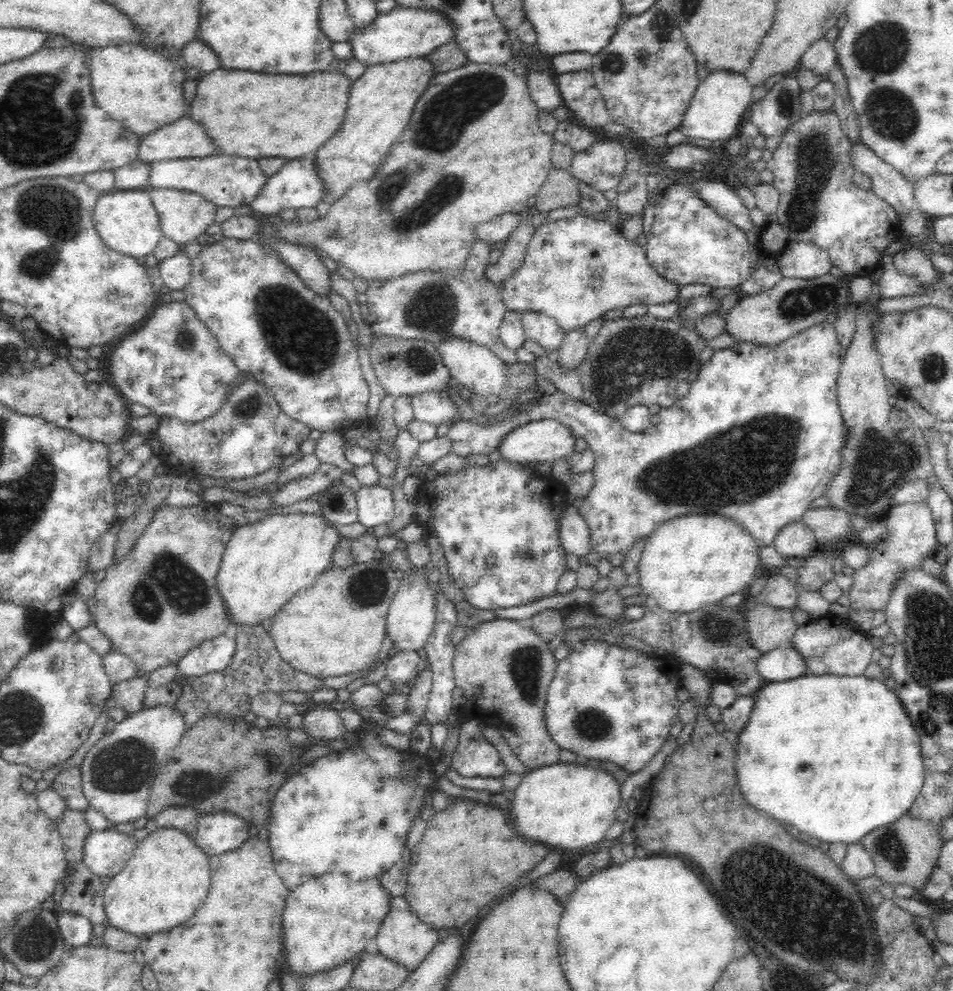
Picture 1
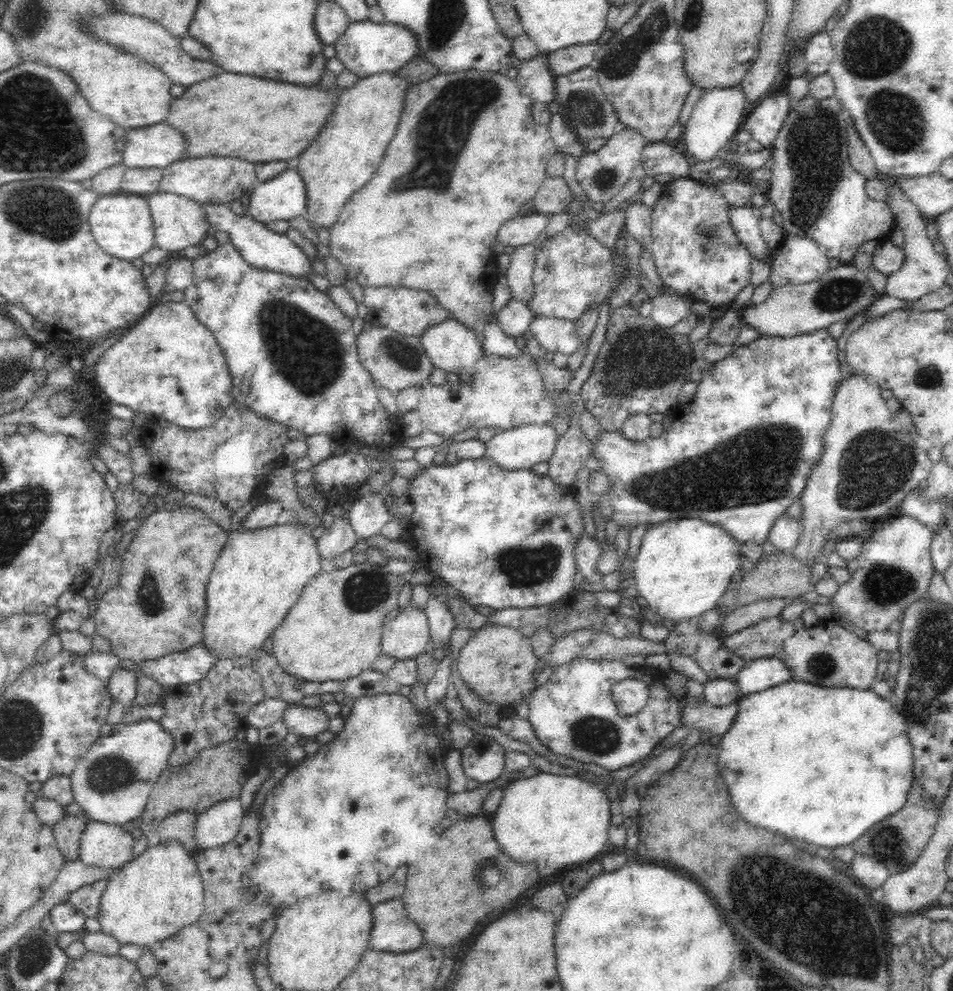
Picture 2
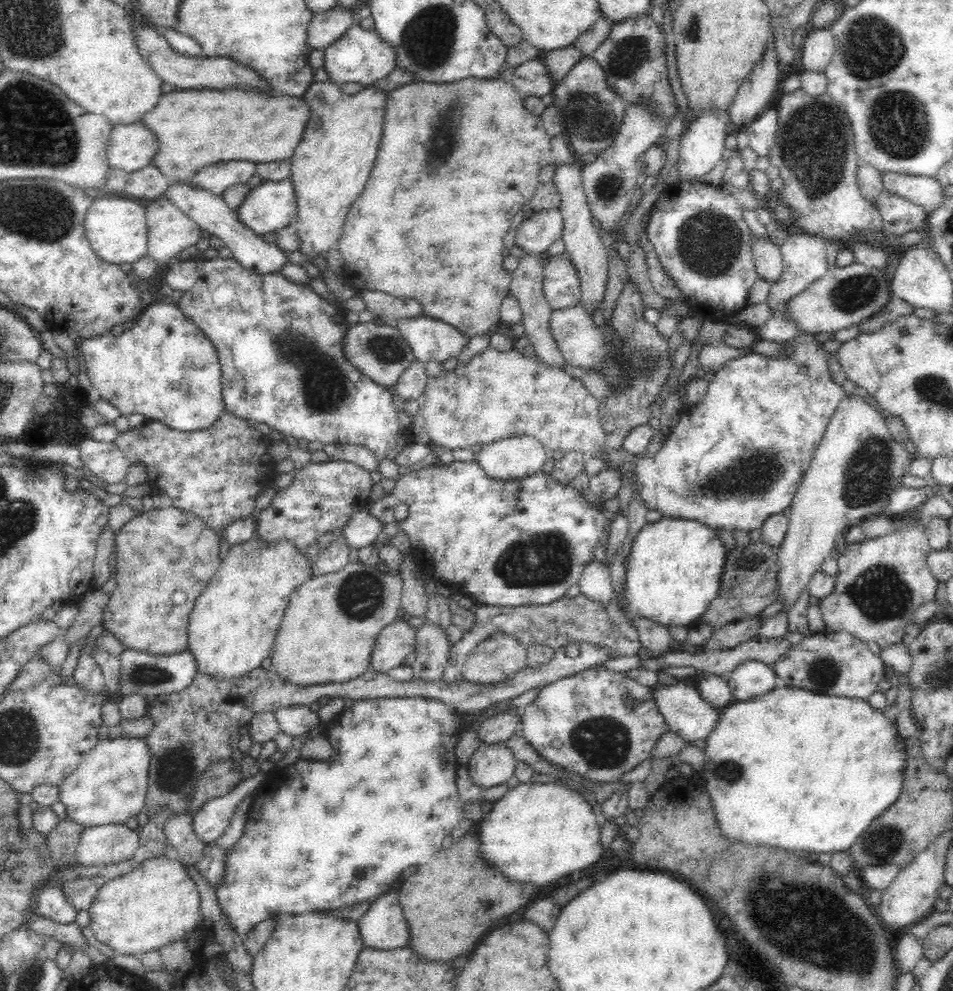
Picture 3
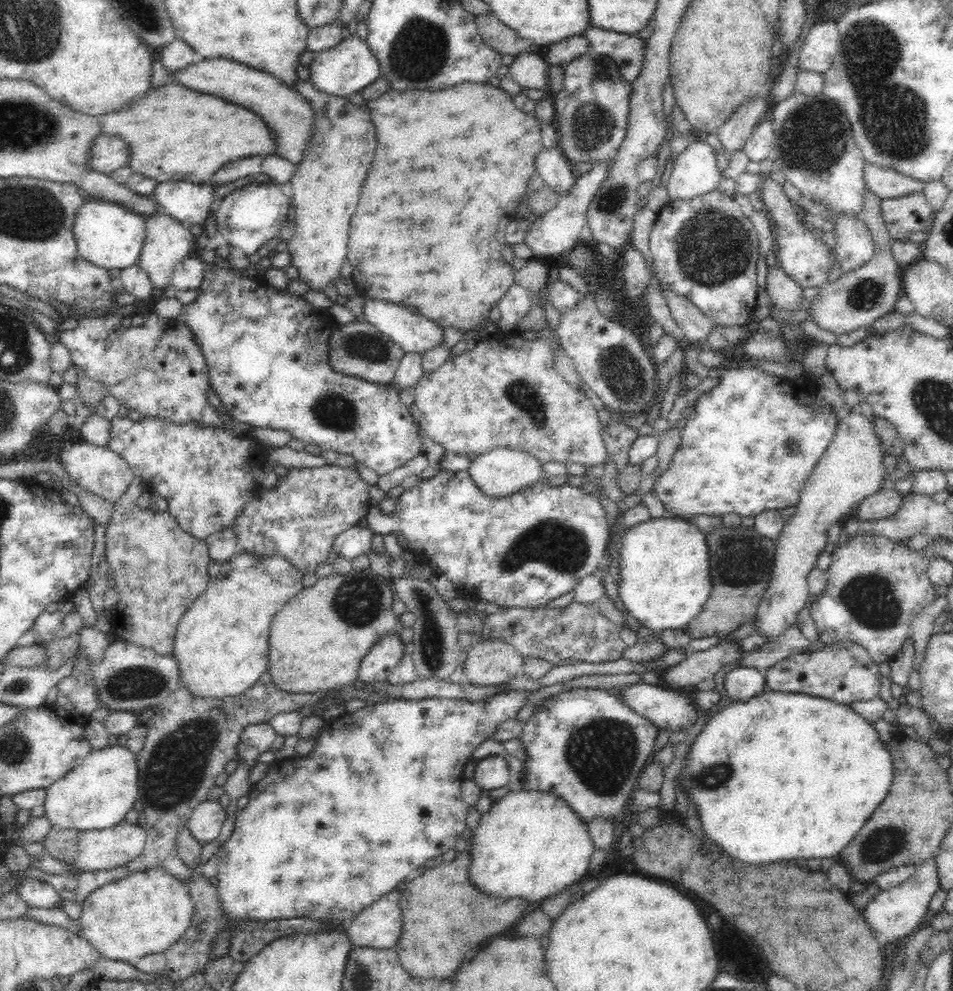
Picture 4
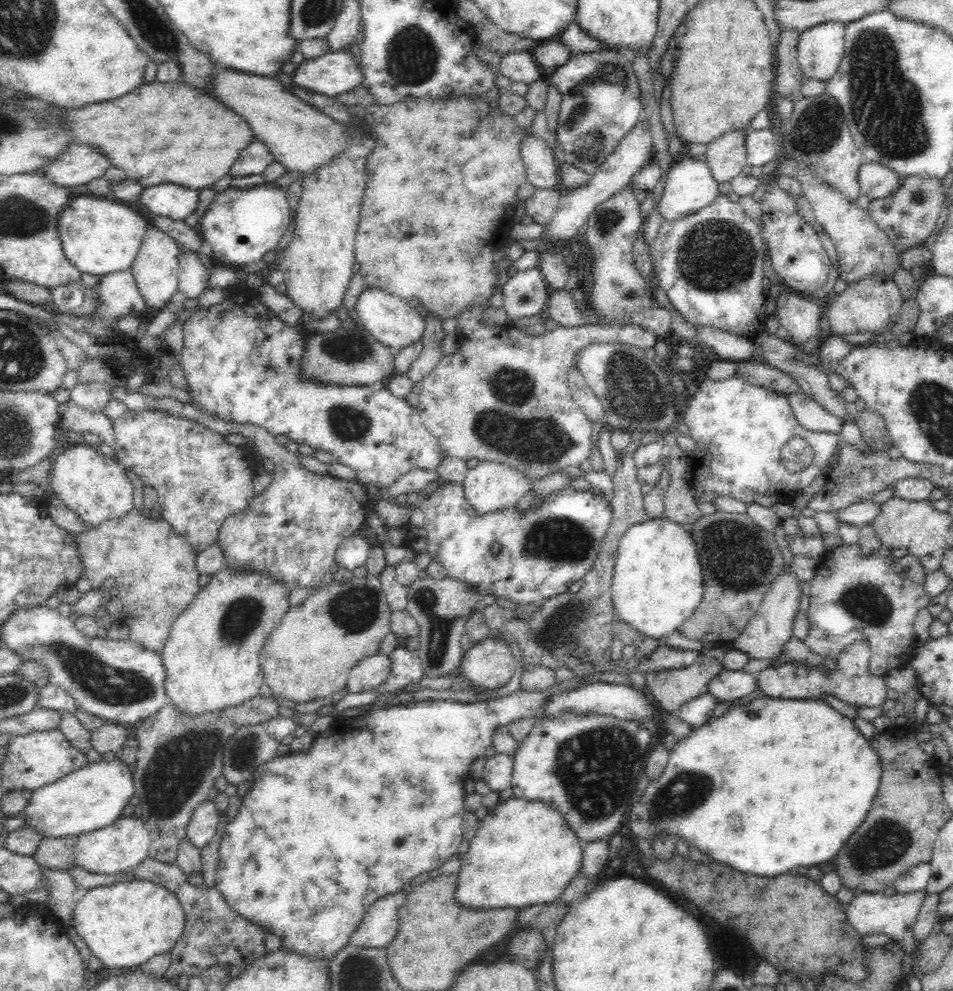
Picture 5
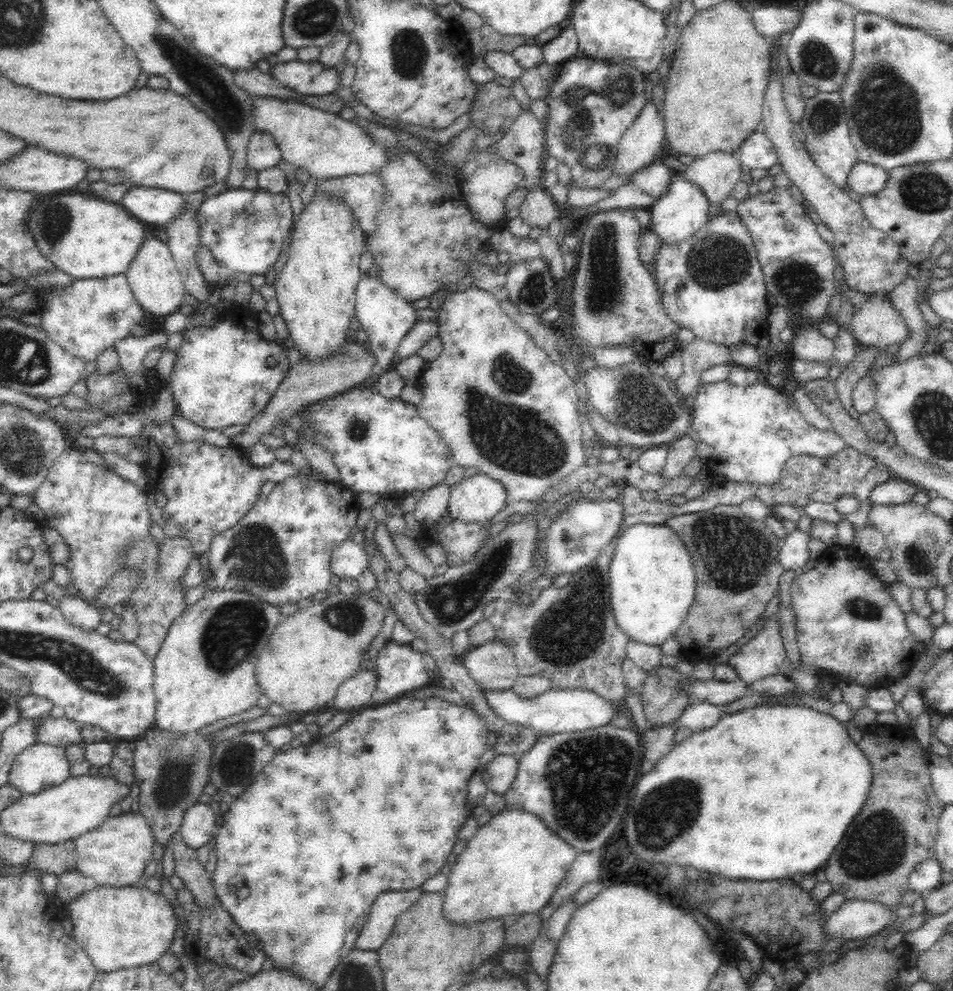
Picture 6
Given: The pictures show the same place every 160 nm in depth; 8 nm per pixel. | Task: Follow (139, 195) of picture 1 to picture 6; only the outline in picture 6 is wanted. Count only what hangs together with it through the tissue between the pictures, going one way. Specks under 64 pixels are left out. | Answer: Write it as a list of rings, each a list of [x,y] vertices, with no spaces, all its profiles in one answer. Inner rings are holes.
[[[46,193],[42,200],[32,204],[27,217],[27,226],[34,243],[44,259],[54,264],[54,268],[62,270],[73,279],[93,279],[112,276],[126,272],[138,249],[149,235],[146,224],[132,217],[125,208],[117,203],[104,202],[100,198],[84,196],[84,194],[56,194]]]

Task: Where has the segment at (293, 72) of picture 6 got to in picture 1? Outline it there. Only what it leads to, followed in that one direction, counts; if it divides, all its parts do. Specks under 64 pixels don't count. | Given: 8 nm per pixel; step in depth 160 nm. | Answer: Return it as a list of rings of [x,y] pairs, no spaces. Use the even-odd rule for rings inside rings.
[[[398,6],[386,13],[378,13],[374,22],[364,26],[362,30],[355,29],[347,42],[351,46],[352,58],[359,60],[365,66],[386,64],[404,60],[407,57],[426,57],[432,50],[453,40],[456,35],[456,25],[440,10],[423,9],[421,6]]]

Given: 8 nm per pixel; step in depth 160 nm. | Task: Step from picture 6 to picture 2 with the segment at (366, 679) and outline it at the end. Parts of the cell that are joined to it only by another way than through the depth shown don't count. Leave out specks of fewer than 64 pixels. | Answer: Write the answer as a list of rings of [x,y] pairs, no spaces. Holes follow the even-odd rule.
[[[409,606],[391,617],[382,628],[382,654],[398,660],[415,658],[426,652],[429,637],[425,610]]]

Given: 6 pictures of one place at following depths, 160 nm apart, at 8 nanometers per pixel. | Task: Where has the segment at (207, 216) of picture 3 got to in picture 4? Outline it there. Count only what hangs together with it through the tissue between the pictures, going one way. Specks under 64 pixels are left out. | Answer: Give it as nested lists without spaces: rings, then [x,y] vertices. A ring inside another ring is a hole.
[[[168,181],[156,184],[152,190],[151,198],[154,198],[163,212],[167,213],[172,219],[185,225],[198,224],[205,222],[210,206],[212,206],[212,184],[194,184],[186,181]]]

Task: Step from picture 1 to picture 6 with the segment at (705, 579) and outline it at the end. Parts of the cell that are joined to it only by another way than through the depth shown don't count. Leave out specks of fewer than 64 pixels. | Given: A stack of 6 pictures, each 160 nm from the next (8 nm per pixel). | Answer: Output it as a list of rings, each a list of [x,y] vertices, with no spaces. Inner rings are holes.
[[[638,523],[620,532],[609,565],[609,586],[615,622],[629,639],[660,646],[673,637],[695,598],[692,568],[686,545],[670,527]]]

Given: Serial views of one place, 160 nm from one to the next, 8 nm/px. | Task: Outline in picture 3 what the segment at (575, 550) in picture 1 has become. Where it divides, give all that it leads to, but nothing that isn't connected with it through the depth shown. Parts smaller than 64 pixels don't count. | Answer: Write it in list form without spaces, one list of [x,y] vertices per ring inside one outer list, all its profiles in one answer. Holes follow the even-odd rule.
[[[596,559],[590,561],[579,581],[580,594],[607,608],[614,598],[609,568]]]

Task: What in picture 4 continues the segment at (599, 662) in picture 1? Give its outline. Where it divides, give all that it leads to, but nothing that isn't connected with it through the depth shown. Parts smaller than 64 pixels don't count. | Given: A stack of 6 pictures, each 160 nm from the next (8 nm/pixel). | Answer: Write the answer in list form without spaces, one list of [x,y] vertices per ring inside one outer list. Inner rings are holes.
[[[586,688],[575,689],[572,692],[561,692],[559,696],[554,696],[552,700],[548,700],[542,708],[539,708],[523,726],[523,731],[519,739],[522,741],[522,746],[526,751],[526,760],[522,760],[523,780],[521,788],[528,791],[552,793],[552,795],[558,796],[558,798],[568,803],[568,807],[574,811],[574,814],[578,815],[578,819],[582,820],[582,823],[588,824],[590,821],[596,819],[617,819],[621,816],[626,804],[628,804],[631,794],[638,787],[637,780],[642,770],[652,760],[654,742],[656,742],[658,730],[659,728],[656,725],[638,715],[619,696],[615,696],[610,689]]]

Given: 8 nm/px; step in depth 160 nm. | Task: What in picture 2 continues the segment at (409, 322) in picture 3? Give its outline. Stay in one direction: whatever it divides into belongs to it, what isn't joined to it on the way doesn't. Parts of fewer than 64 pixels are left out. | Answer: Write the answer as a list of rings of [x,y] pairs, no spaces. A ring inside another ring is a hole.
[[[454,319],[430,324],[418,338],[439,370],[457,373],[464,369],[472,373],[482,361],[484,350],[476,341],[476,331]]]

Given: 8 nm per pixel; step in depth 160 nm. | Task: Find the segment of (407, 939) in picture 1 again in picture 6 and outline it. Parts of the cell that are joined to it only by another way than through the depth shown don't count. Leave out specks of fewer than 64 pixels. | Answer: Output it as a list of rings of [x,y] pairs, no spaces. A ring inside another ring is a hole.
[[[419,887],[407,891],[386,891],[378,895],[366,924],[355,940],[355,948],[377,951],[394,930],[398,916],[412,908],[422,895]]]

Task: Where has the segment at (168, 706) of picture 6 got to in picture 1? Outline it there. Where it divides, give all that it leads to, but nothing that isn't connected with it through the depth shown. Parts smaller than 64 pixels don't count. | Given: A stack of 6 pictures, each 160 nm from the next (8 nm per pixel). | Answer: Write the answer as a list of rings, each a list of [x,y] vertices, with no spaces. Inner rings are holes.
[[[300,512],[270,513],[253,523],[237,526],[226,544],[216,579],[222,601],[233,620],[232,628],[229,629],[231,634],[234,634],[239,626],[262,625],[267,619],[272,620],[288,600],[303,589],[310,588],[315,580],[330,568],[329,562],[338,548],[336,544],[340,538],[324,516]]]

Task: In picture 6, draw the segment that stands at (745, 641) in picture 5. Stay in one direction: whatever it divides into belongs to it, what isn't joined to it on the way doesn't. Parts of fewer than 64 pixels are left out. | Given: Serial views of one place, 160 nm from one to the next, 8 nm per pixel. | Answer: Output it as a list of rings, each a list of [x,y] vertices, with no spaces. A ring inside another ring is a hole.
[[[774,615],[758,636],[739,648],[725,663],[734,668],[737,678],[744,681],[746,686],[752,686],[757,680],[786,670],[786,658],[781,630]]]

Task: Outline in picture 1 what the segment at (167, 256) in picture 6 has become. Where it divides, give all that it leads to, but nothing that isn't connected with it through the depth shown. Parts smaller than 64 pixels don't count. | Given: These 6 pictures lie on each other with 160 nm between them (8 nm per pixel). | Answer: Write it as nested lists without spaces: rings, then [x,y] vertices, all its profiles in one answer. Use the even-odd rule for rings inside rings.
[[[162,187],[149,188],[150,198],[159,217],[162,234],[167,239],[186,245],[194,241],[205,240],[206,229],[215,222],[216,205],[210,203],[202,195],[195,192],[183,191],[182,189],[169,189]]]

